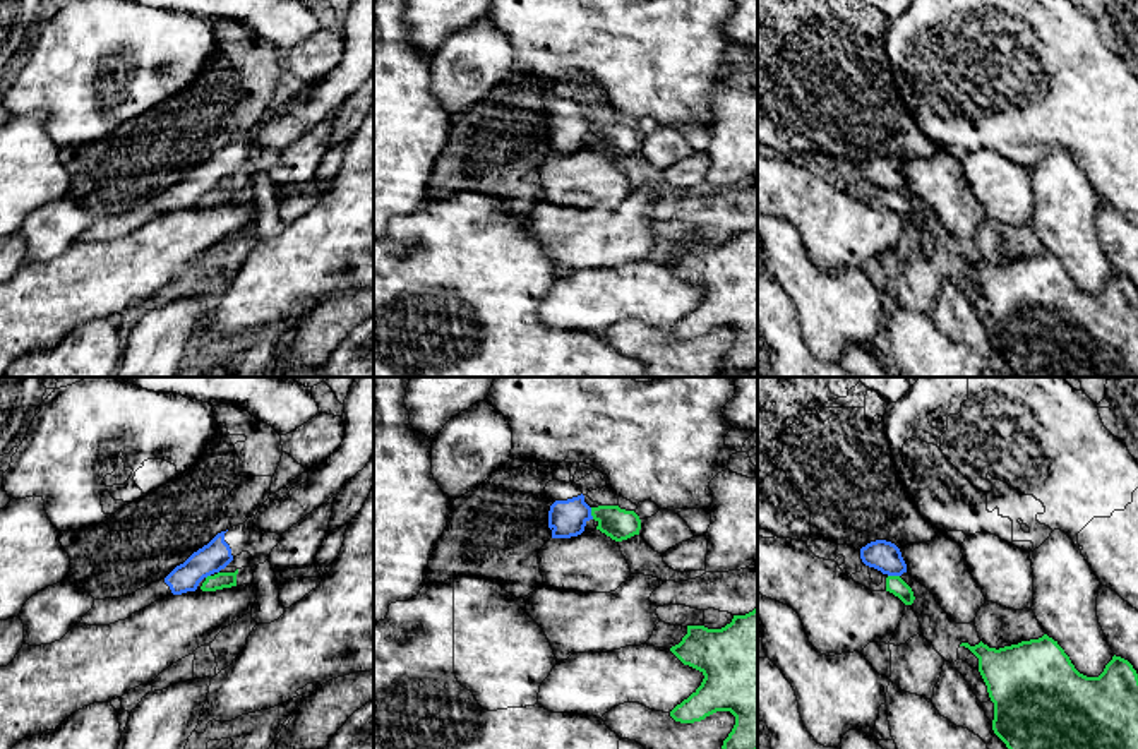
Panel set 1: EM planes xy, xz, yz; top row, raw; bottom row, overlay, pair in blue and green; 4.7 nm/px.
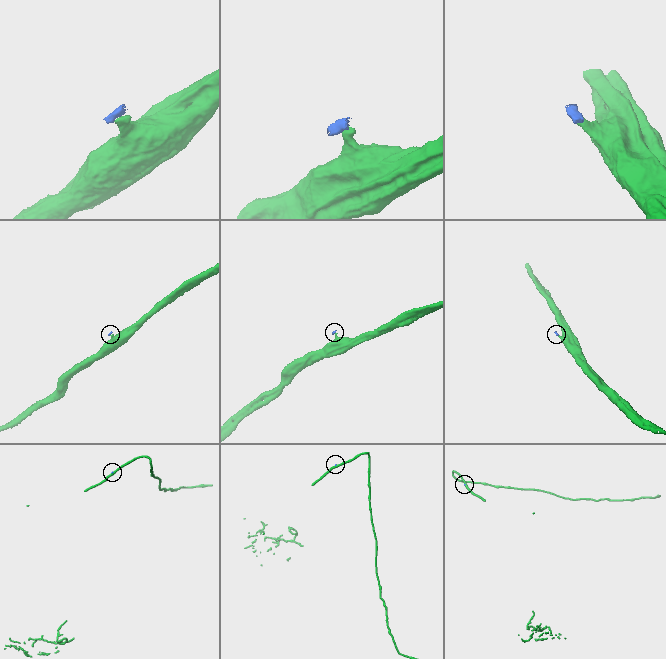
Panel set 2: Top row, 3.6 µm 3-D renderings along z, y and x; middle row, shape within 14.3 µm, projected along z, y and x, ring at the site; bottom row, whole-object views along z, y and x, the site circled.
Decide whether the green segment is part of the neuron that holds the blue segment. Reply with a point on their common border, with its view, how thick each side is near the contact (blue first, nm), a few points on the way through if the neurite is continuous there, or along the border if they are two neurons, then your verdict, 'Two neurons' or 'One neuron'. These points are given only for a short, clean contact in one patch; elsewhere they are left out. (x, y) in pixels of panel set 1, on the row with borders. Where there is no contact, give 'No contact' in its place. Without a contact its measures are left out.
Touches blue at xz (590, 513). Thickness 170 nm (blue) against 150 nm. Boundary: xz (590, 508), (593, 518). Two neurons

